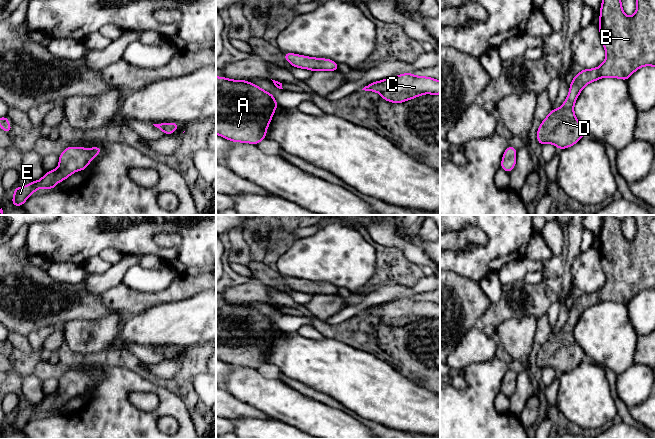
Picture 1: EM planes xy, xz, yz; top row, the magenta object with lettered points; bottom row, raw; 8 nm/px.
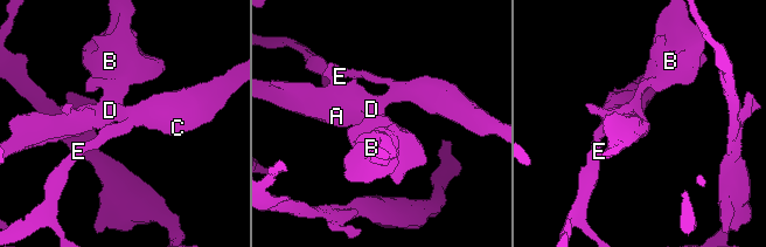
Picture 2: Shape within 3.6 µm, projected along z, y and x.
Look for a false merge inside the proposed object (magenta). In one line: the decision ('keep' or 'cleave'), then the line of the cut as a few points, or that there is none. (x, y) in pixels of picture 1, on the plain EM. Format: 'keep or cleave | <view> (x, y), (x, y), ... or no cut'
keep | no cut

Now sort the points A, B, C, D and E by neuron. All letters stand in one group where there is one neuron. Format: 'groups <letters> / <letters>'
groups A B C D E

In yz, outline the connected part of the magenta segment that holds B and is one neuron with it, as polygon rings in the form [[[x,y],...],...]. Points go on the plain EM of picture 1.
[[[607,215],[604,218],[599,238],[599,256],[606,282],[599,291],[584,293],[574,300],[564,327],[558,333],[552,333],[538,352],[537,364],[540,369],[551,367],[562,374],[573,370],[586,358],[574,338],[574,328],[587,308],[606,301],[627,305],[639,292],[655,291],[655,215],[634,215],[634,217],[637,233],[631,241],[623,236],[621,221],[612,215]]]

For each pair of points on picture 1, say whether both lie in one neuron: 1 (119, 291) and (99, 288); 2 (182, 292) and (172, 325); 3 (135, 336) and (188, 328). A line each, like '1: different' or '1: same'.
1: different
2: different
3: same

